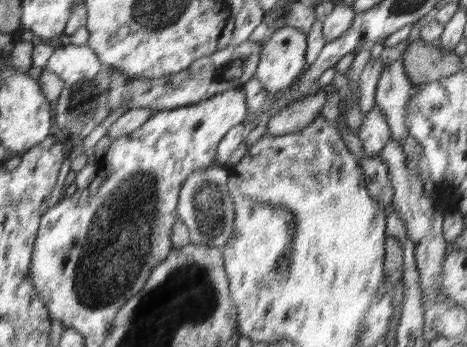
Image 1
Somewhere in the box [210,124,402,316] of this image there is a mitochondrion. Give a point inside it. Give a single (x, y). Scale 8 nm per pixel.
(287, 228)

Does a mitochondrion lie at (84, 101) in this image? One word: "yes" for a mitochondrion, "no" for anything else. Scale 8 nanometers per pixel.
yes

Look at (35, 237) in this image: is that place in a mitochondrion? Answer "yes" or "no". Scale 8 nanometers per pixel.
no

